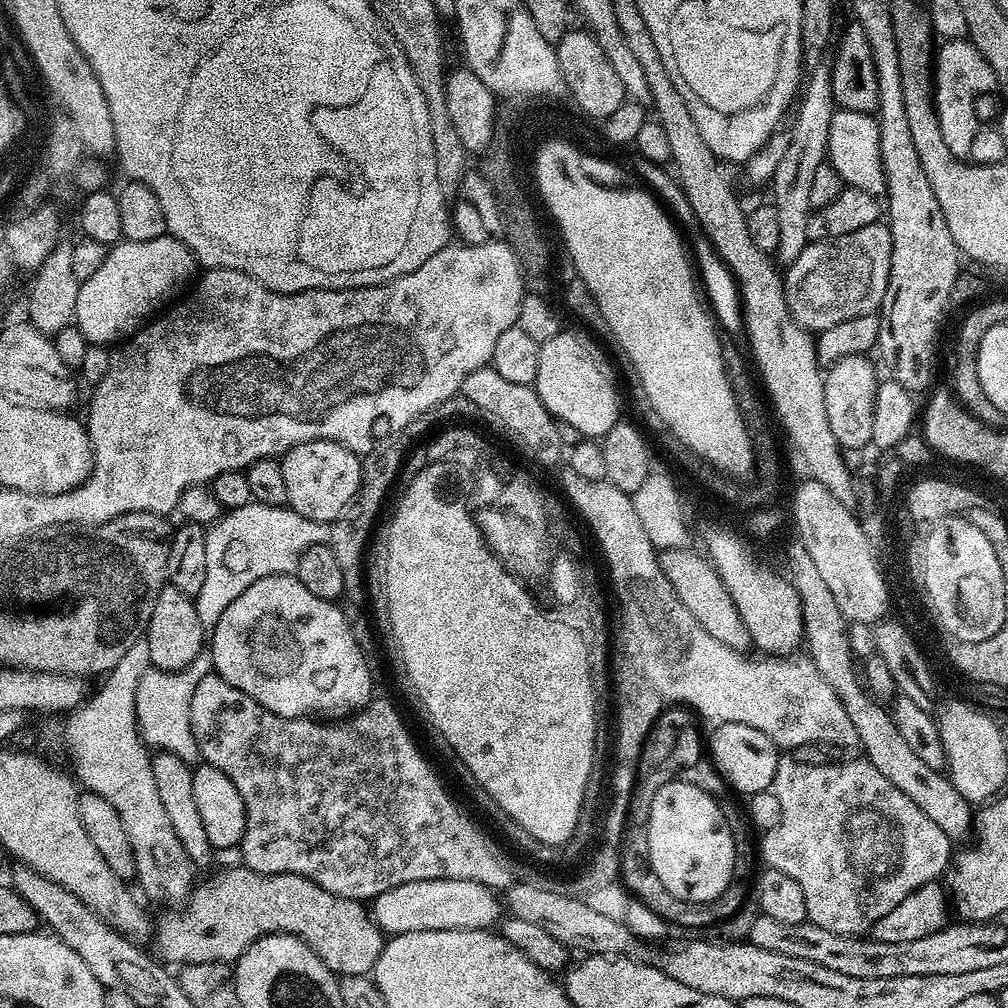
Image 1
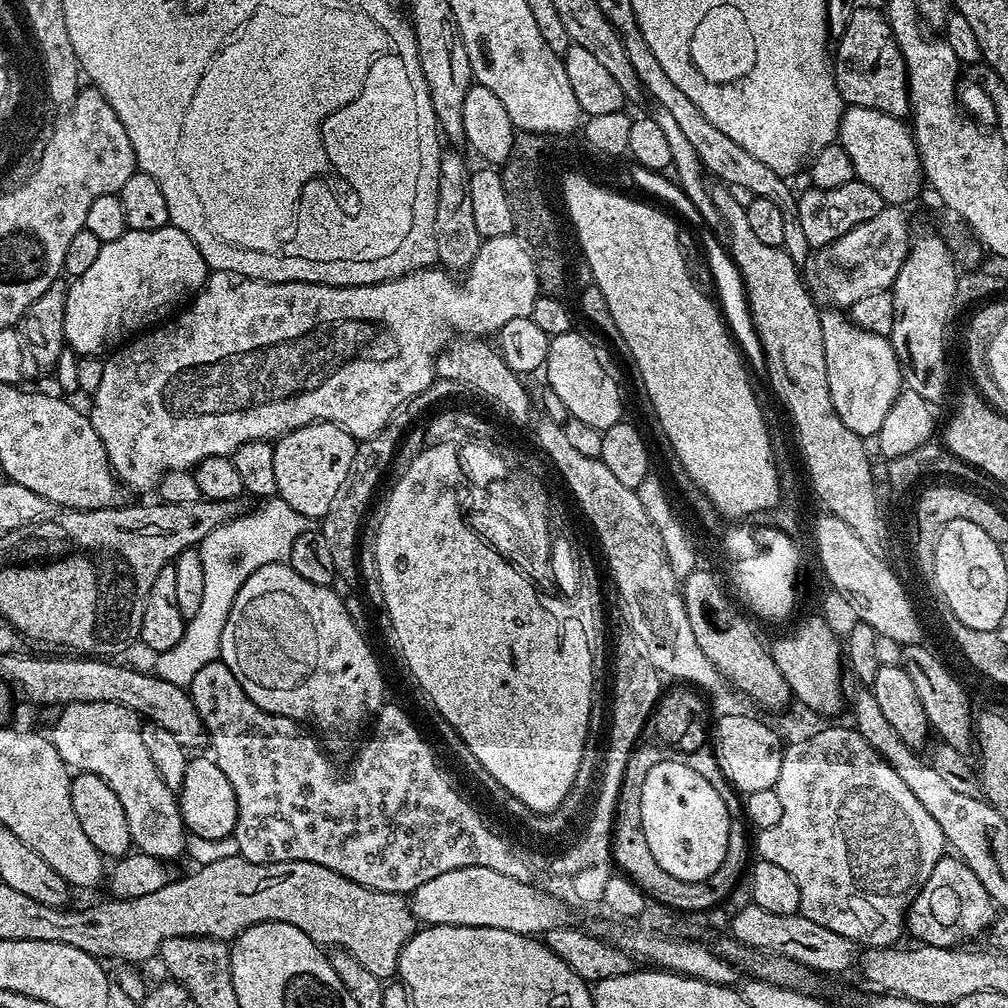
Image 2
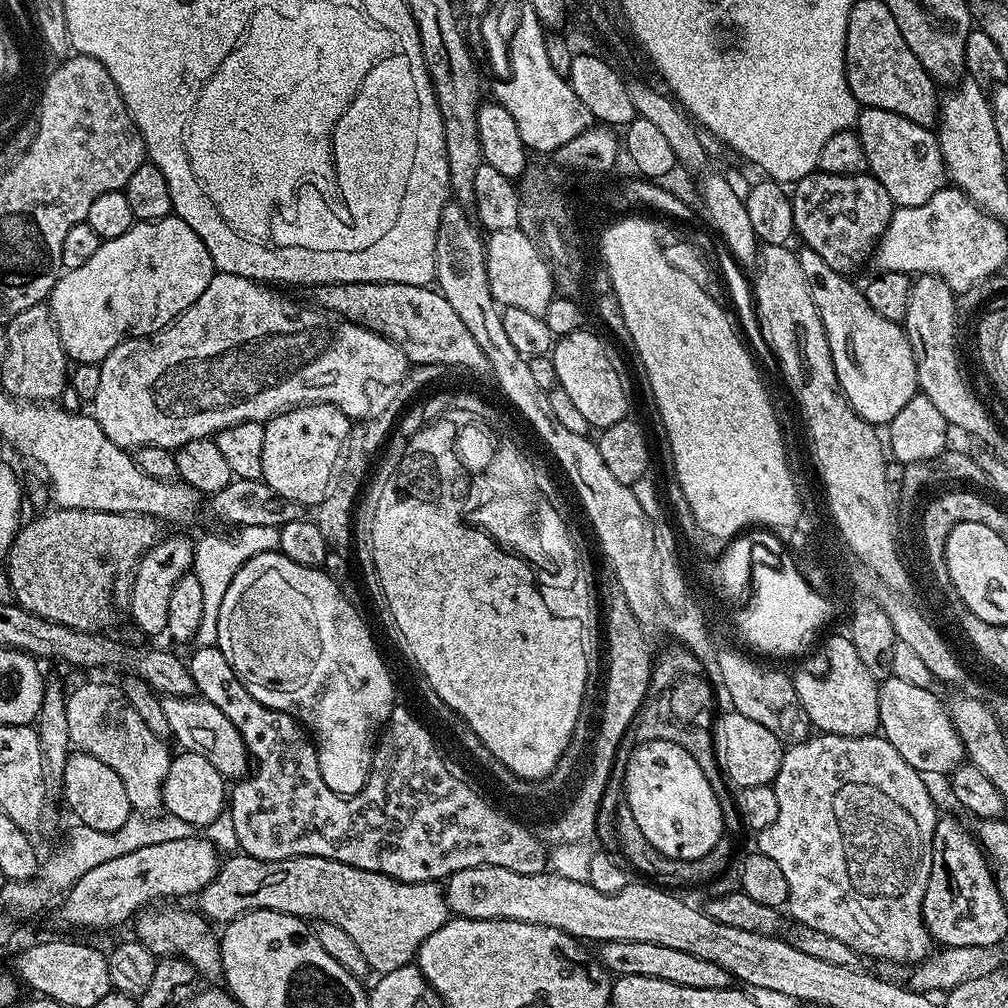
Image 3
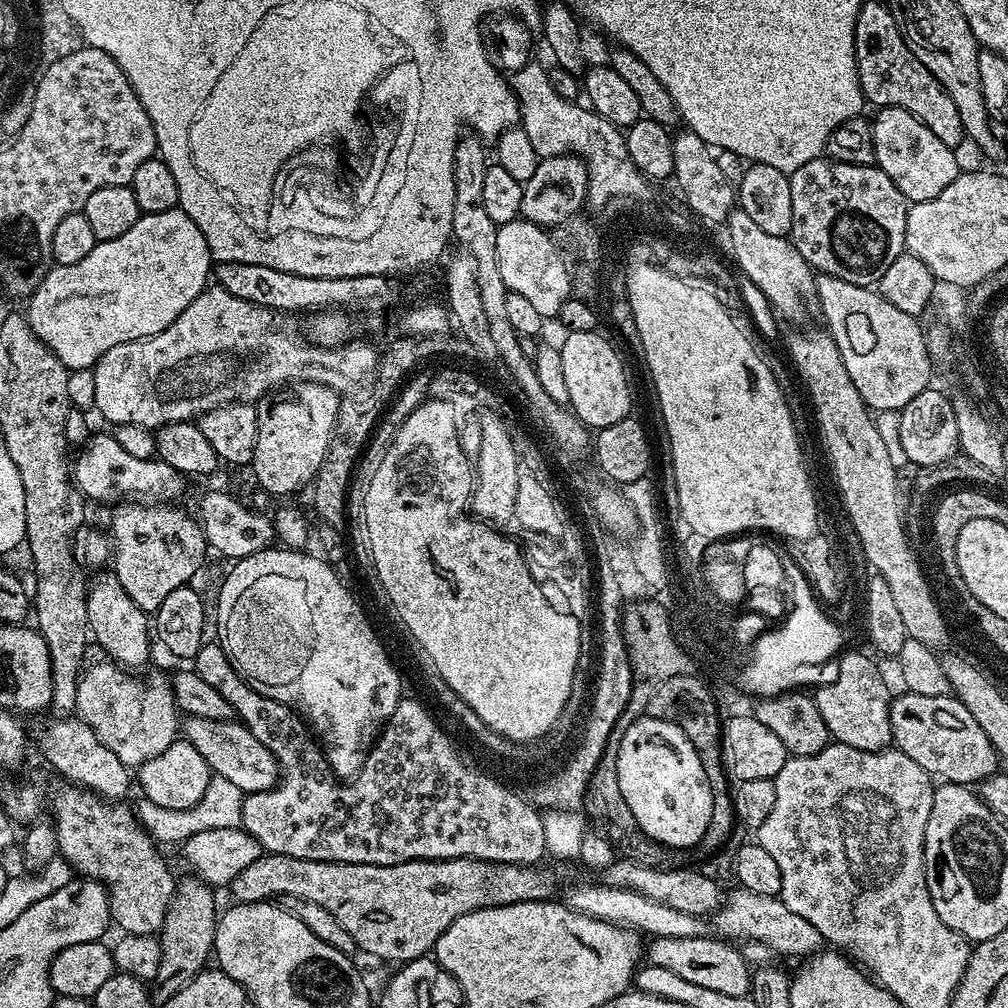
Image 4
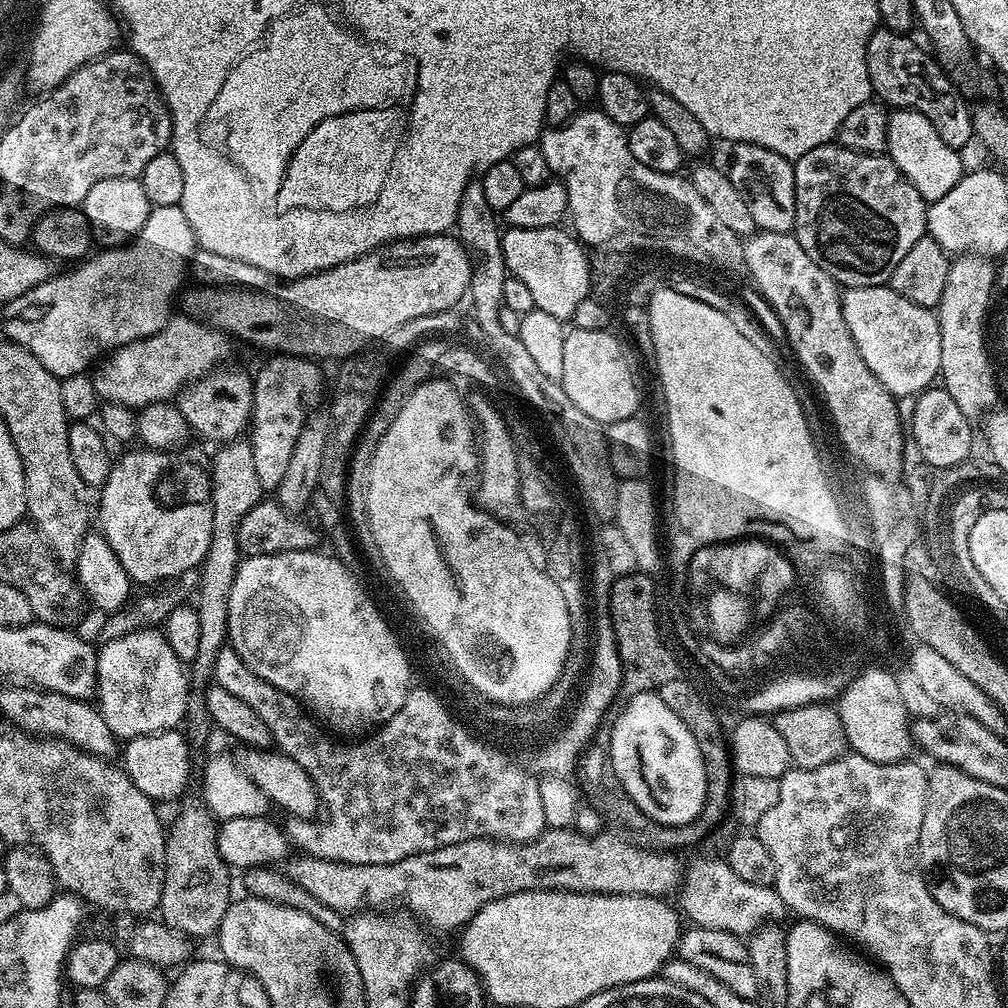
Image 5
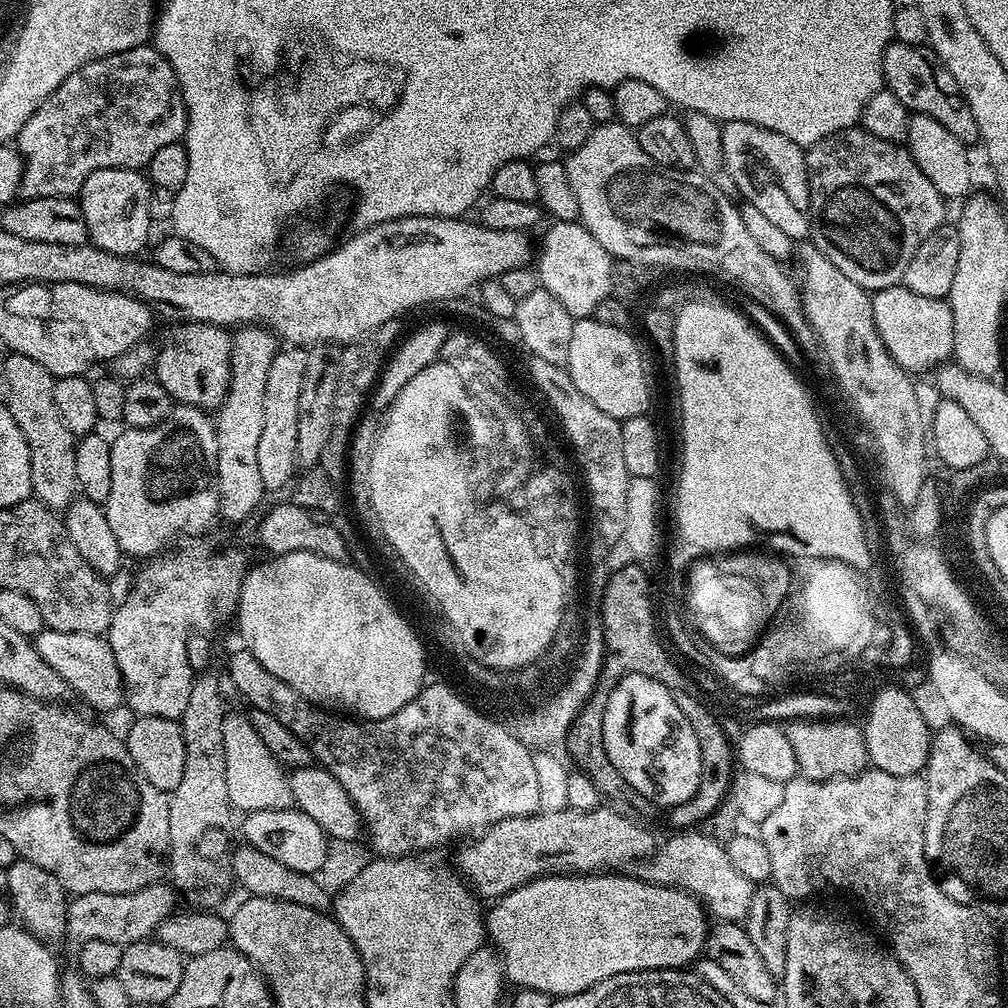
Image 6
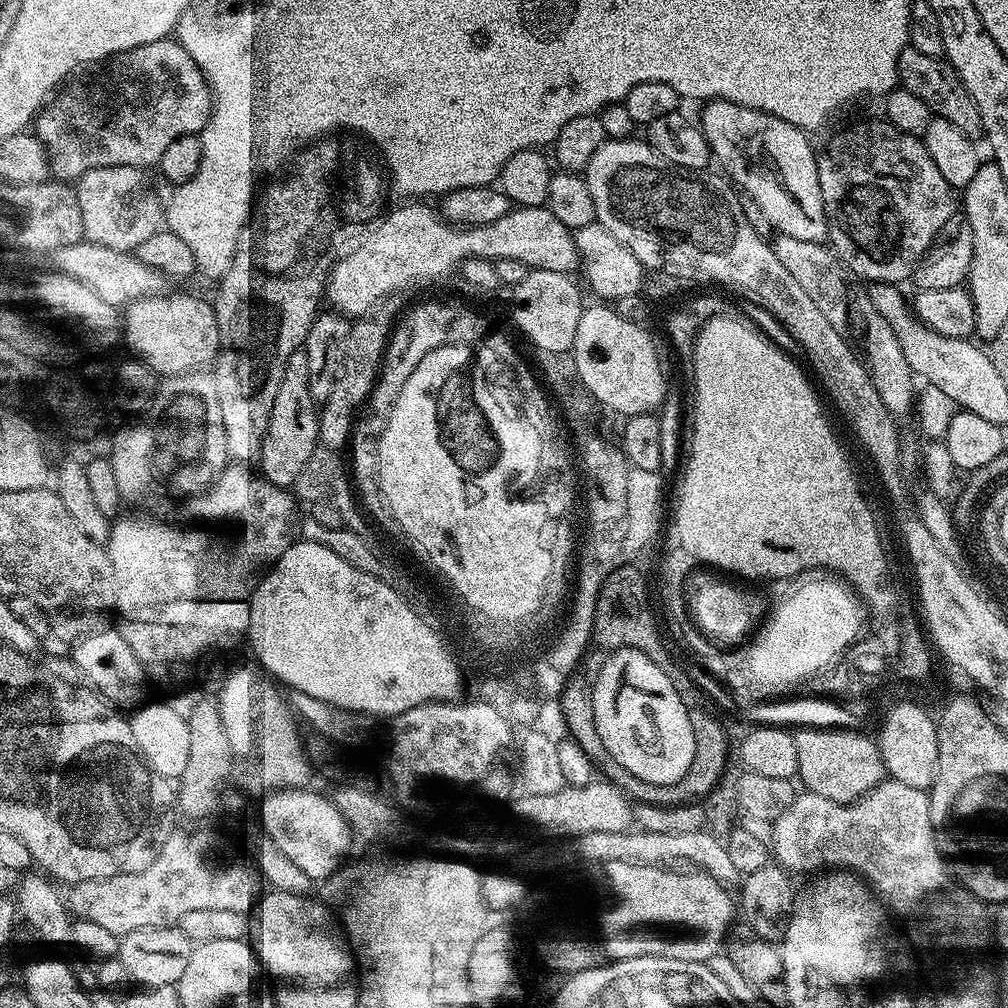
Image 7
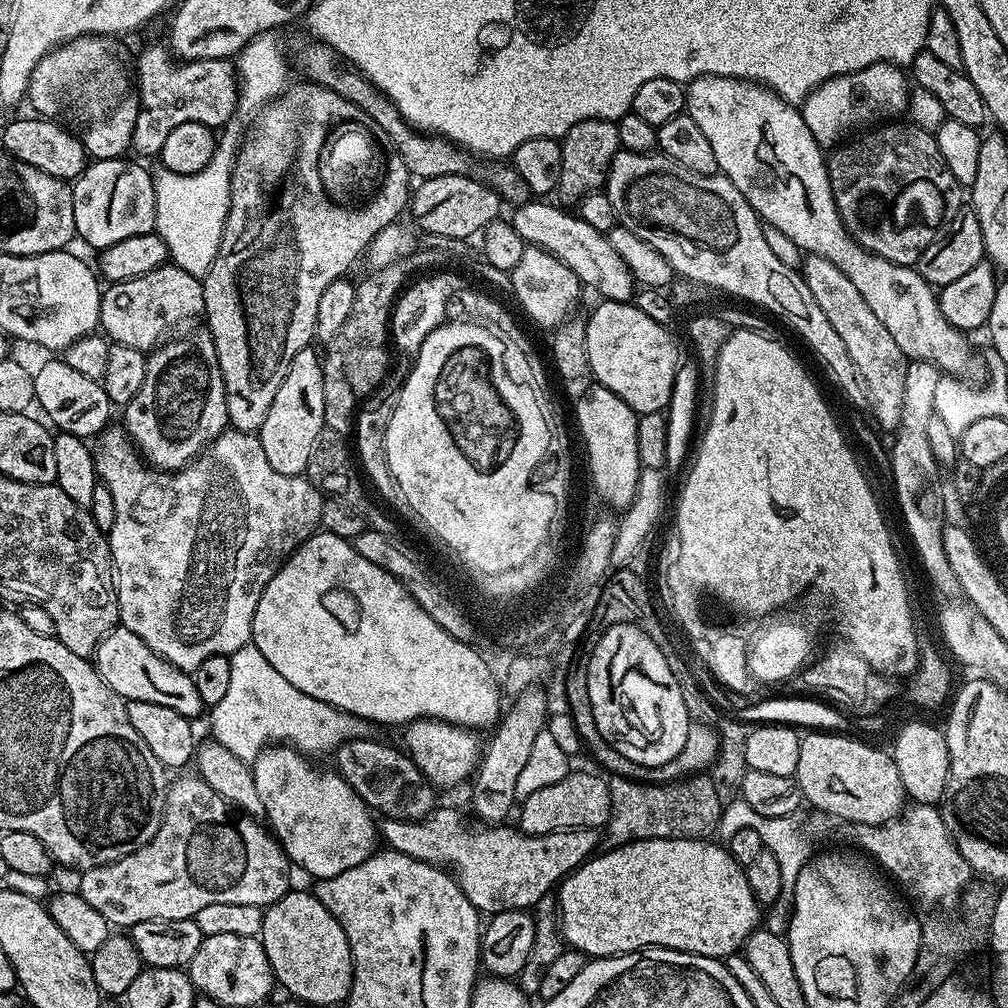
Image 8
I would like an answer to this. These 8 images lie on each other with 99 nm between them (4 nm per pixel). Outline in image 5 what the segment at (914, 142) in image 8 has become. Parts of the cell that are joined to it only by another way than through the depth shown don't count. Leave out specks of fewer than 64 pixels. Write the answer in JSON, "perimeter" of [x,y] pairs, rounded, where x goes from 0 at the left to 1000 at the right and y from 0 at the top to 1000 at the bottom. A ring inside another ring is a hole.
{"perimeter":[[[831,141],[808,145],[788,161],[790,239],[837,286],[871,284],[884,279],[891,260],[921,229],[921,202],[879,153],[844,151]]]}

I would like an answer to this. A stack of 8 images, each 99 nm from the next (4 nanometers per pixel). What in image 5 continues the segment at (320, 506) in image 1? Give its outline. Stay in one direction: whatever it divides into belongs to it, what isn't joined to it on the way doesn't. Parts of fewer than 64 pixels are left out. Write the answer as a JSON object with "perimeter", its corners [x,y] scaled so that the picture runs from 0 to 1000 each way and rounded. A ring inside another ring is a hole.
{"perimeter":[[[270,351],[265,355],[267,357],[259,363],[258,370],[253,370],[250,378],[248,439],[252,446],[252,466],[256,469],[256,478],[262,485],[272,486],[284,471],[284,462],[288,462],[288,449],[292,446],[292,438],[296,438],[296,431],[300,431],[300,423],[321,389],[321,373],[317,370],[318,362],[305,353]]]}

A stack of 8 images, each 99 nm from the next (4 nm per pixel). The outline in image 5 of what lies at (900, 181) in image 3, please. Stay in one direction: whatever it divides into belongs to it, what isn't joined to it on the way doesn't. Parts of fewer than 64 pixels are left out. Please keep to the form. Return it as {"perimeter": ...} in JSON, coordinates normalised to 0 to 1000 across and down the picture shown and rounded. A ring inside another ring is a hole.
{"perimeter":[[[894,107],[886,110],[881,116],[881,145],[879,154],[891,165],[891,169],[904,183],[911,192],[915,192],[918,200],[935,196],[935,192],[942,192],[946,185],[956,176],[958,164],[952,160],[953,152],[947,147],[938,145],[931,129],[923,125],[923,117]]]}

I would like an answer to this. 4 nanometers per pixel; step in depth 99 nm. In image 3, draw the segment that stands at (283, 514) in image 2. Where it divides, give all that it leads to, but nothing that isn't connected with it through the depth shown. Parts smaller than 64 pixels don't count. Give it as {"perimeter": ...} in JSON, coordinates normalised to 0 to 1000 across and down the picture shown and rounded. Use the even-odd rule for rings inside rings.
{"perimeter":[[[244,522],[233,525],[229,530],[231,532],[202,532],[193,537],[190,545],[188,567],[196,573],[196,581],[200,585],[200,621],[196,621],[193,634],[199,643],[208,643],[214,638],[216,605],[220,605],[220,593],[224,593],[224,585],[228,585],[228,577],[232,577],[232,569],[236,569],[248,554],[261,548],[273,548],[278,543],[278,525],[272,522]]]}

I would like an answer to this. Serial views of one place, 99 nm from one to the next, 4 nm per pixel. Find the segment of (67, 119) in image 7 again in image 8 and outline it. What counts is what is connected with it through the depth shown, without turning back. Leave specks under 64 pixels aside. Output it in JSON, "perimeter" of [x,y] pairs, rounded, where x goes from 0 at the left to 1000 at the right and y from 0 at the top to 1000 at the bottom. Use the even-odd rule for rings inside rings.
{"perimeter":[[[151,44],[140,54],[135,67],[133,63],[133,71],[137,76],[139,112],[133,125],[131,147],[143,155],[158,156],[161,141],[165,141],[169,129],[174,129],[183,121],[196,121],[205,127],[218,129],[230,114],[235,114],[236,72],[226,60],[176,63],[166,47],[158,48]]]}

